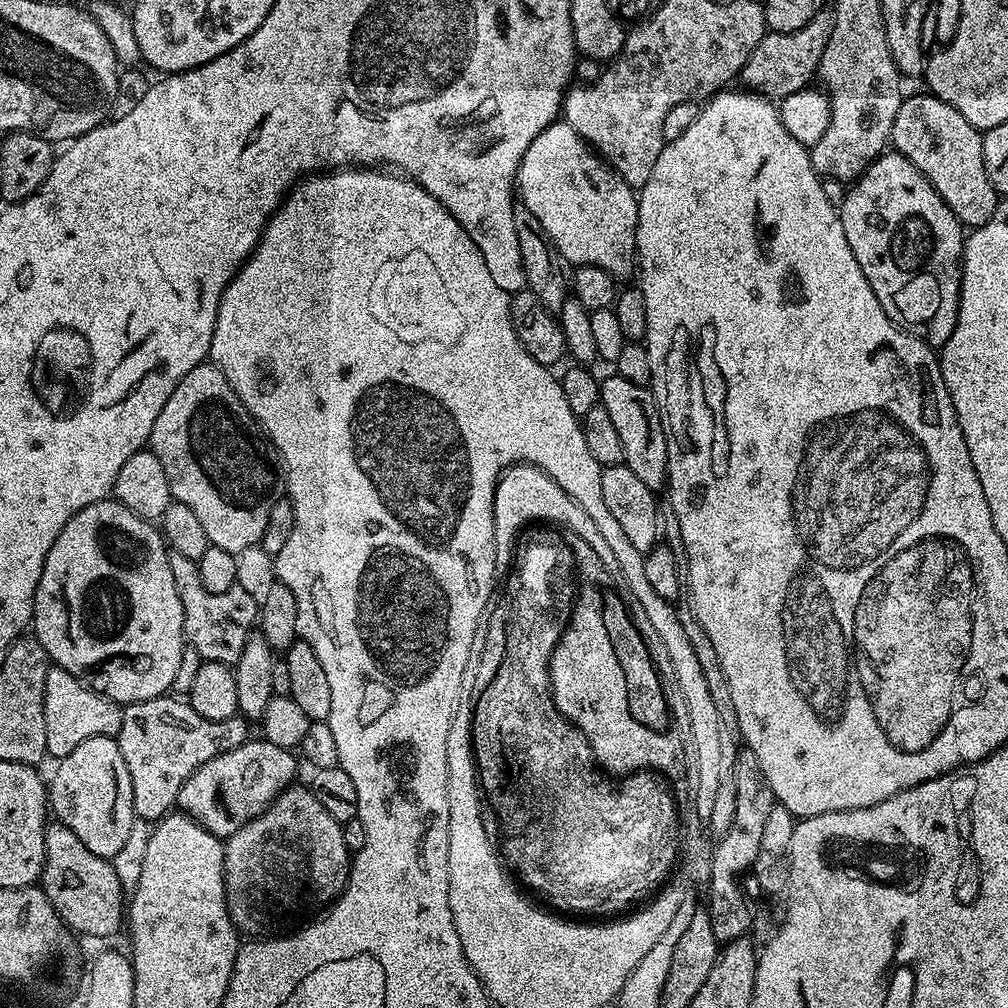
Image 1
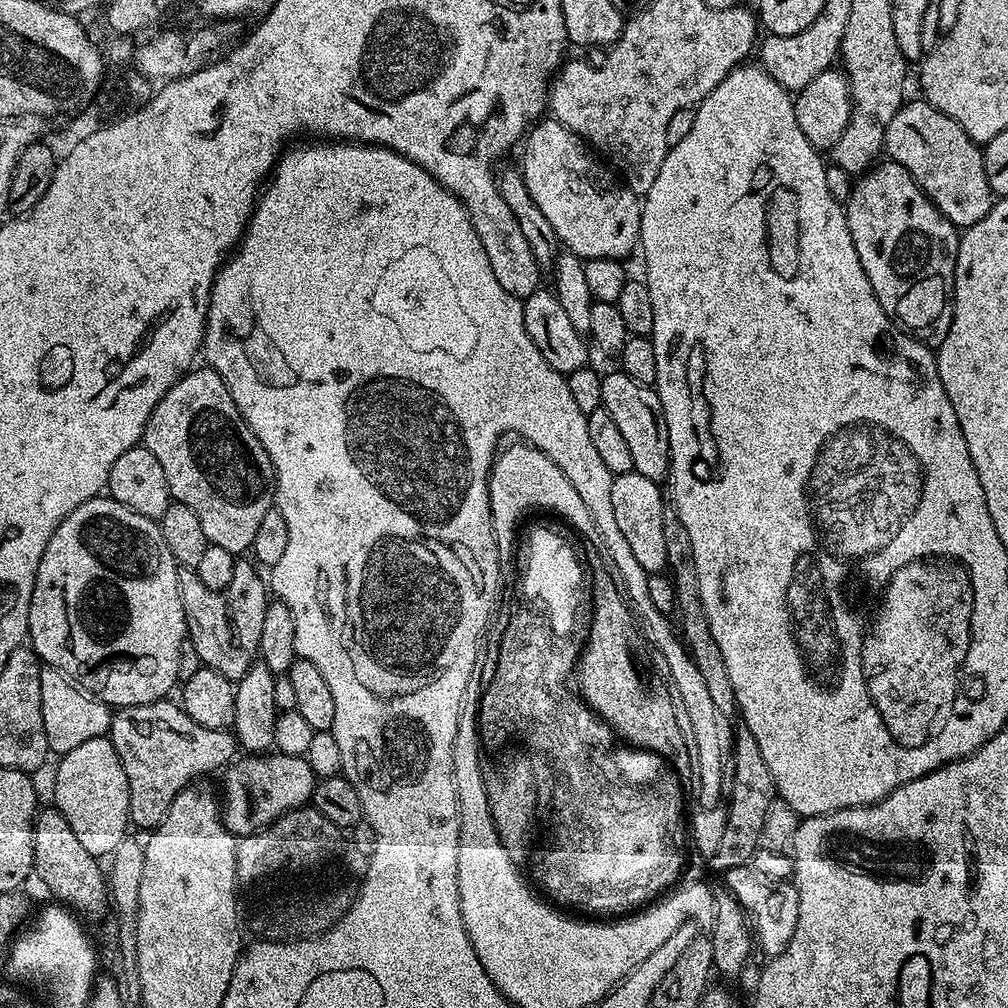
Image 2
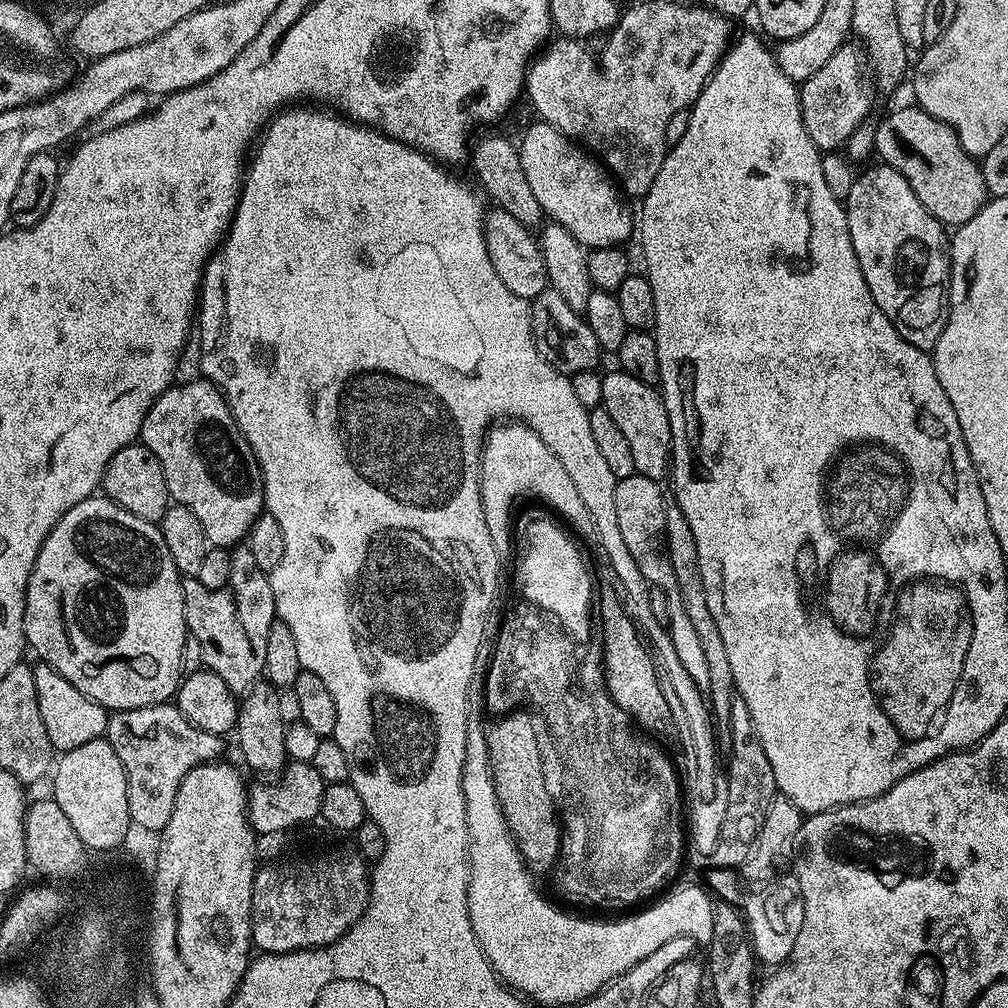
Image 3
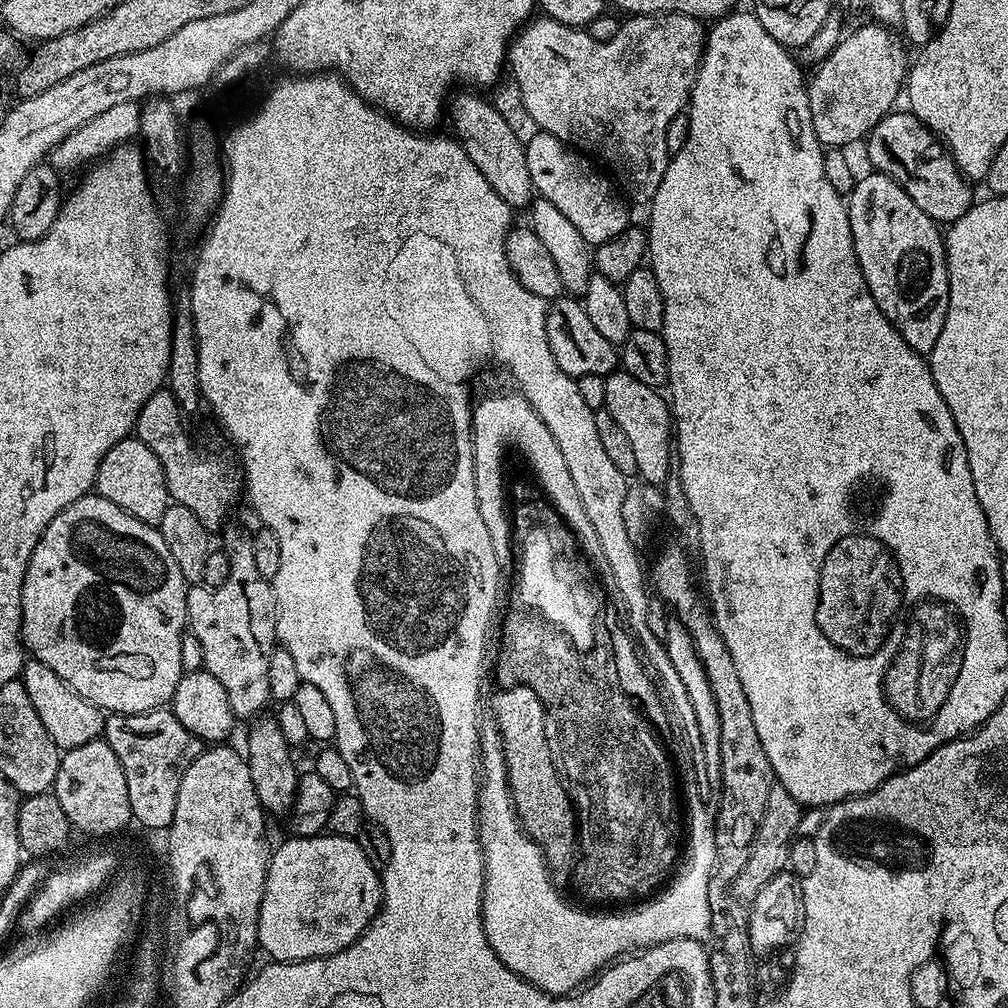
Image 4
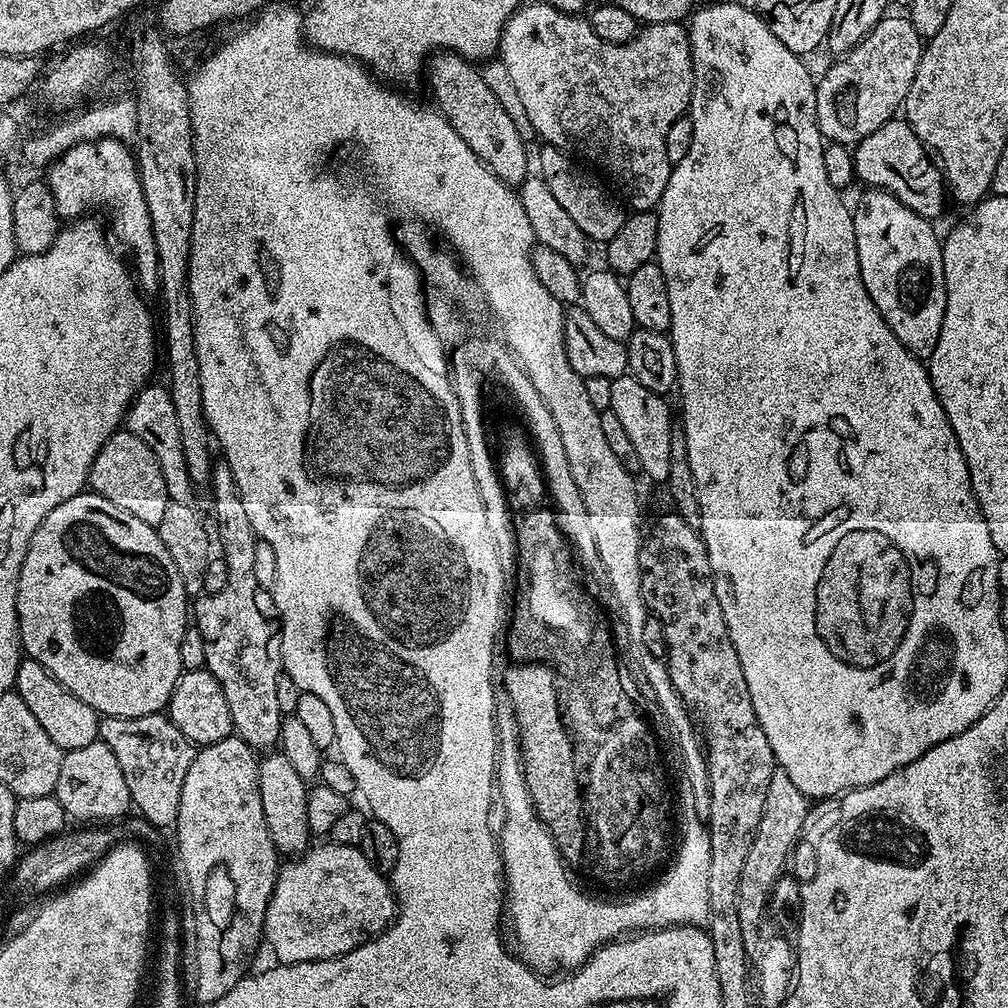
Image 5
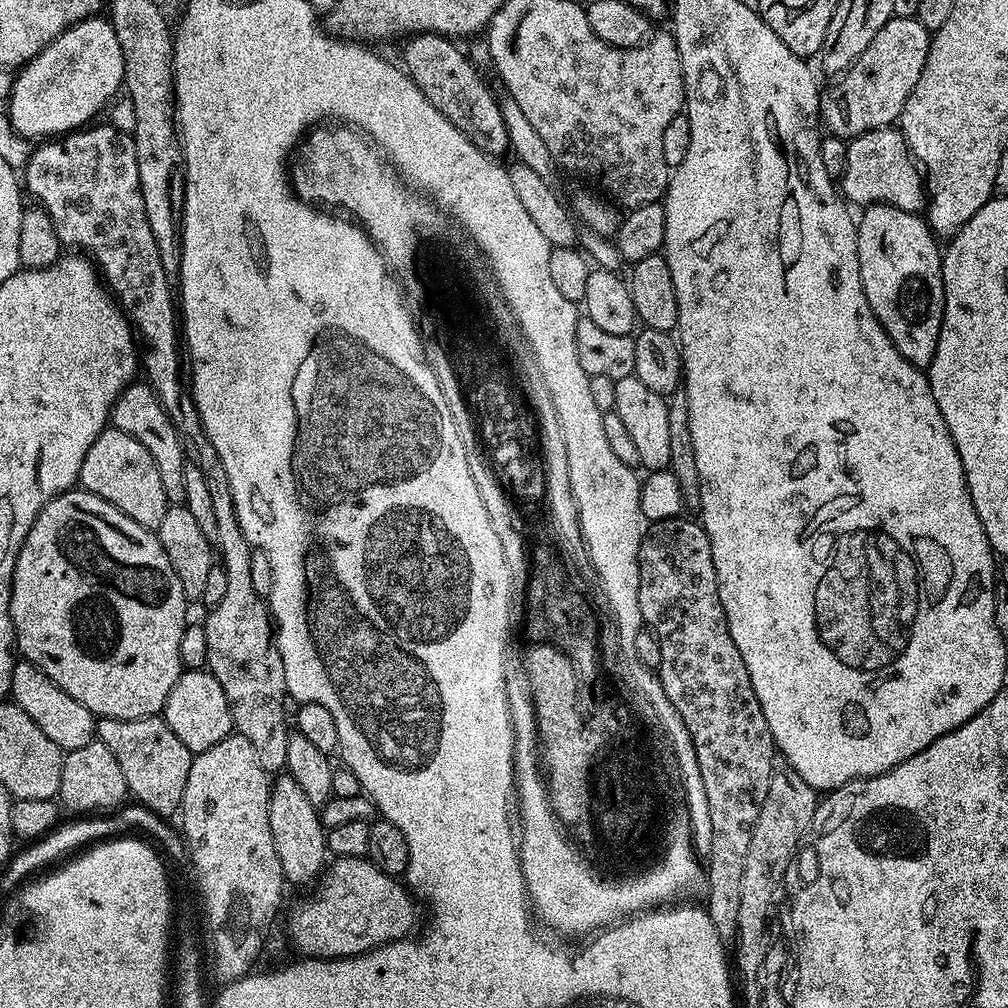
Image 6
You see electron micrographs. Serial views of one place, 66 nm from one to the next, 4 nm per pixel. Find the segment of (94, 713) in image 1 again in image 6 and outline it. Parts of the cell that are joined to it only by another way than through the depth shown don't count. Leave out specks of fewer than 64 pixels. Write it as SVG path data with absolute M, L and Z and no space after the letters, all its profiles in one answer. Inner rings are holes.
M17 659L10 674L10 700L11 703L22 706L22 710L26 710L30 718L34 718L38 730L42 730L42 734L46 734L46 738L50 738L50 742L54 742L54 746L58 746L65 754L82 750L82 746L96 739L97 717L86 710L82 702L70 698L66 690L59 688L45 672L38 670L38 666L26 659Z

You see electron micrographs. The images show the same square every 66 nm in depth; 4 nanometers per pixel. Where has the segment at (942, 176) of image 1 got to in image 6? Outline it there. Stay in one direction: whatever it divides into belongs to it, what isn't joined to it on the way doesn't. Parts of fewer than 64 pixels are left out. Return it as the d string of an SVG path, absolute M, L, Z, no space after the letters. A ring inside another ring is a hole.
M889 126L863 132L861 136L851 137L847 146L845 172L838 184L849 205L889 204L898 210L917 214L925 211L926 180L899 127Z

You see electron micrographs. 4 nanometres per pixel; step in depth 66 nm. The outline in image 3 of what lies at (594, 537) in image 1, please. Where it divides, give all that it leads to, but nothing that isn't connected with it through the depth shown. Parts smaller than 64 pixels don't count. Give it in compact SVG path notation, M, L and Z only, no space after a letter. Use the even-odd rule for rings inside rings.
M496 422L489 427L484 447L480 450L480 497L482 510L486 514L486 526L490 530L490 542L494 542L494 554L502 562L511 561L514 556L510 521L513 519L512 503L519 496L533 496L536 499L533 501L547 506L581 537L595 537L596 527L590 518L590 510L586 510L586 502L582 502L582 494L578 494L574 478L570 478L566 466L558 462L554 450L550 450L550 446L546 446L546 442L542 442L539 434L526 423Z

